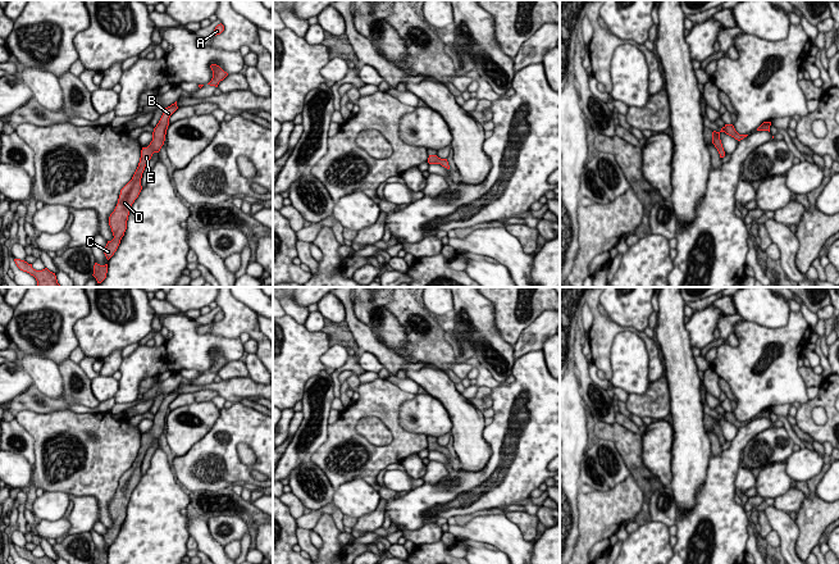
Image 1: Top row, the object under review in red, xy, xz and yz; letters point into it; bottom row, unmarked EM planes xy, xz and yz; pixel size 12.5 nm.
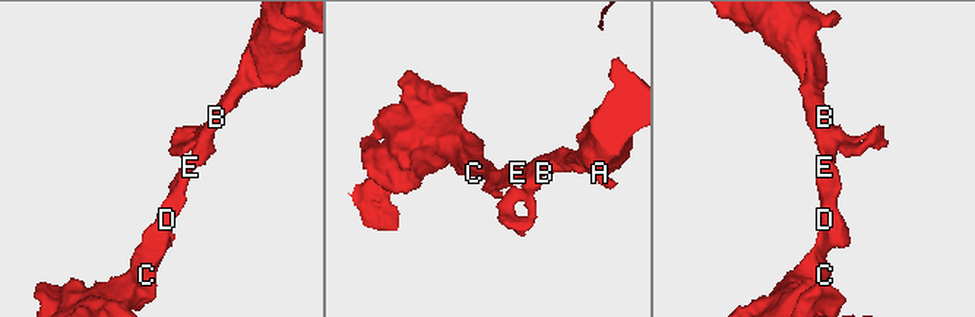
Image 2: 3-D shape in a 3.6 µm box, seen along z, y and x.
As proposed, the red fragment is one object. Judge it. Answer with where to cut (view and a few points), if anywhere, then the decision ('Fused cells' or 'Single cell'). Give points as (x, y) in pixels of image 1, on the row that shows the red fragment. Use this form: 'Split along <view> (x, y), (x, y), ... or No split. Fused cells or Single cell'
No split. Single cell

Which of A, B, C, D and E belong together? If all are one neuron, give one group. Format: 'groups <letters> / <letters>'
groups A B C D E

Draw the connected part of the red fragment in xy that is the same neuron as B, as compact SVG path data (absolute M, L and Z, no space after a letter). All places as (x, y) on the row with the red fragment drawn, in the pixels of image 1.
M177 101L170 106L165 108L159 123L154 128L152 141L147 147L142 147L138 167L132 179L120 190L118 204L114 212L109 217L109 226L111 228L114 238L108 241L102 251L109 260L117 251L122 237L127 229L127 220L132 208L132 204L138 197L142 186L141 178L147 162L151 159L154 153L159 153L165 141L167 129L169 126L170 115L178 109Z

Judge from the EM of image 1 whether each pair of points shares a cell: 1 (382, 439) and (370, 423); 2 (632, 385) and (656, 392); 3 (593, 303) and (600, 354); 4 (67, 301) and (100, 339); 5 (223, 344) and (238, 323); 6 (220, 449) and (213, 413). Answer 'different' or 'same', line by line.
1: same
2: different
3: same
4: different
5: different
6: different

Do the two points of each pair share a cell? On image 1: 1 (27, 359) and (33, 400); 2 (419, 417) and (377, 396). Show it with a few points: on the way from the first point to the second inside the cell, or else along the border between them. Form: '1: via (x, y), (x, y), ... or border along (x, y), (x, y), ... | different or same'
1: border along (33, 382), (45, 395), (50, 398), (60, 396) | different
2: border along (415, 395), (401, 405), (399, 418), (413, 433) | different

